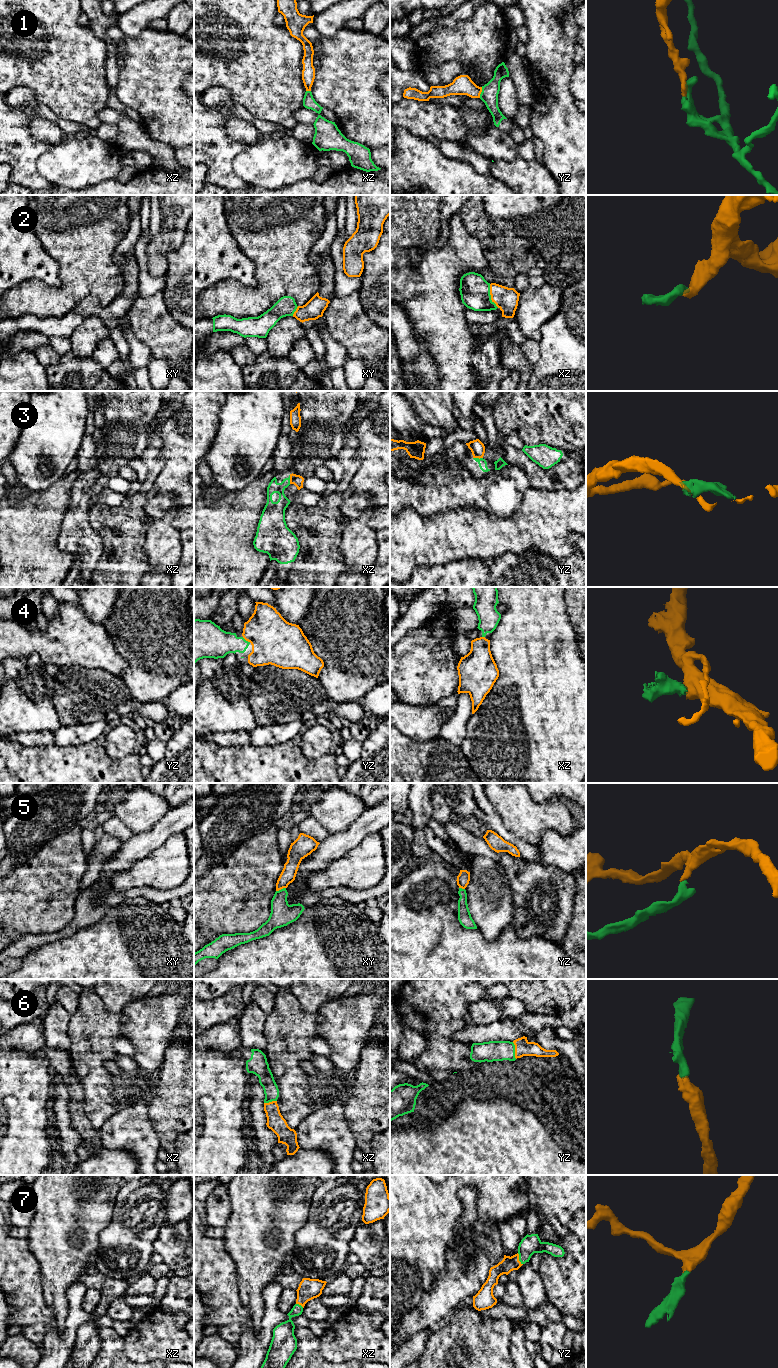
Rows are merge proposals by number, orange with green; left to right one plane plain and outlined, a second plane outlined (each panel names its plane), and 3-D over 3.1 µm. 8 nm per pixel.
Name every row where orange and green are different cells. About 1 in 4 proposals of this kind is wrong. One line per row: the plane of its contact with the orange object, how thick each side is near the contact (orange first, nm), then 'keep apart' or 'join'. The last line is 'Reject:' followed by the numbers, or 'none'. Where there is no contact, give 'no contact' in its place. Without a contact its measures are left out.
1: yz | 160/140 nm | join
2: xz | 180/240 nm | join
3: yz | 120/70 nm | keep apart
4: yz | 380/240 nm | join
5: xy | 120/190 nm | keep apart
6: yz | 130/160 nm | join
7: yz | 120/160 nm | join
Reject: 3, 5

